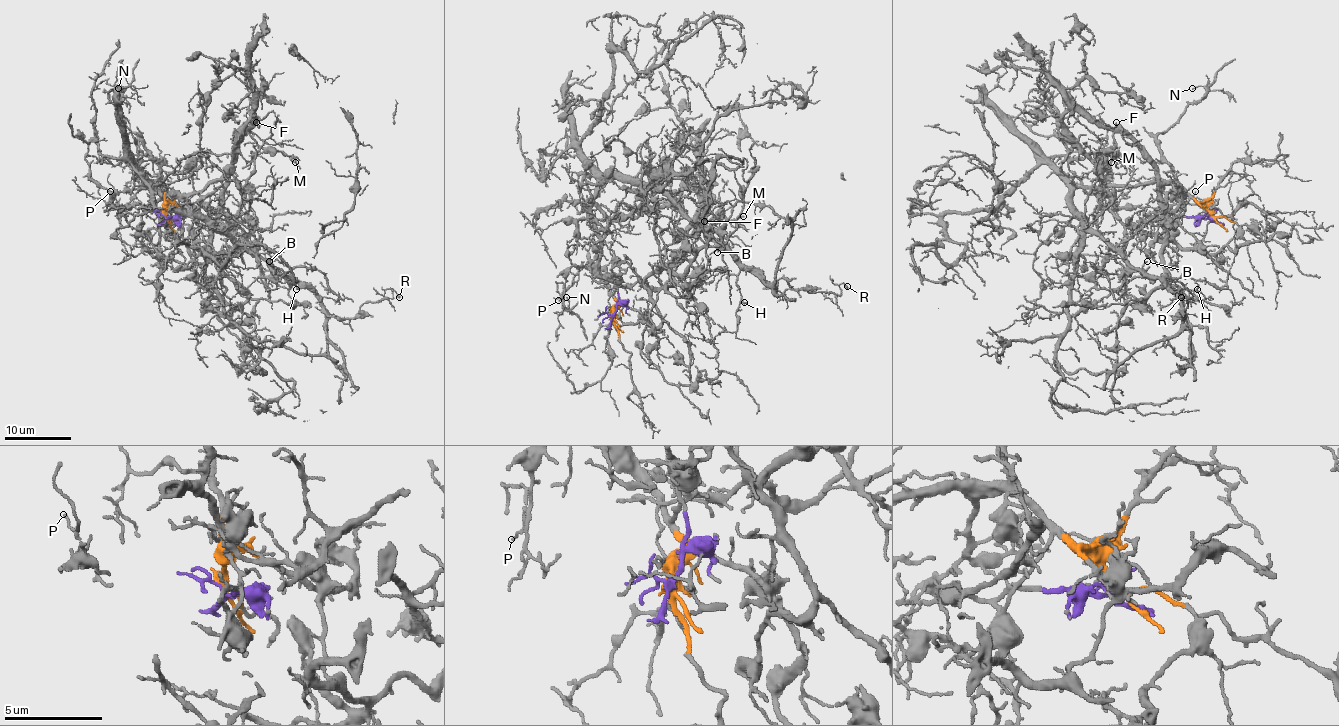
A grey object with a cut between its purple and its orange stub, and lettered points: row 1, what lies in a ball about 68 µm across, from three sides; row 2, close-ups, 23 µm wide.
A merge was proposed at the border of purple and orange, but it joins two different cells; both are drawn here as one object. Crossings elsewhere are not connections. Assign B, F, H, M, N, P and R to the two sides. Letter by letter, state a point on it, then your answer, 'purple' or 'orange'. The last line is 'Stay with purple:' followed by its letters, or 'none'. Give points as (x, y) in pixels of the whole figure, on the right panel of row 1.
B: place (1147, 261); orange
F: place (1116, 122); purple
H: place (1197, 289); orange
M: place (1111, 162); purple
N: place (1192, 88); orange
P: place (1195, 191); orange
R: place (1181, 297); orange
Stay with purple: F, M

